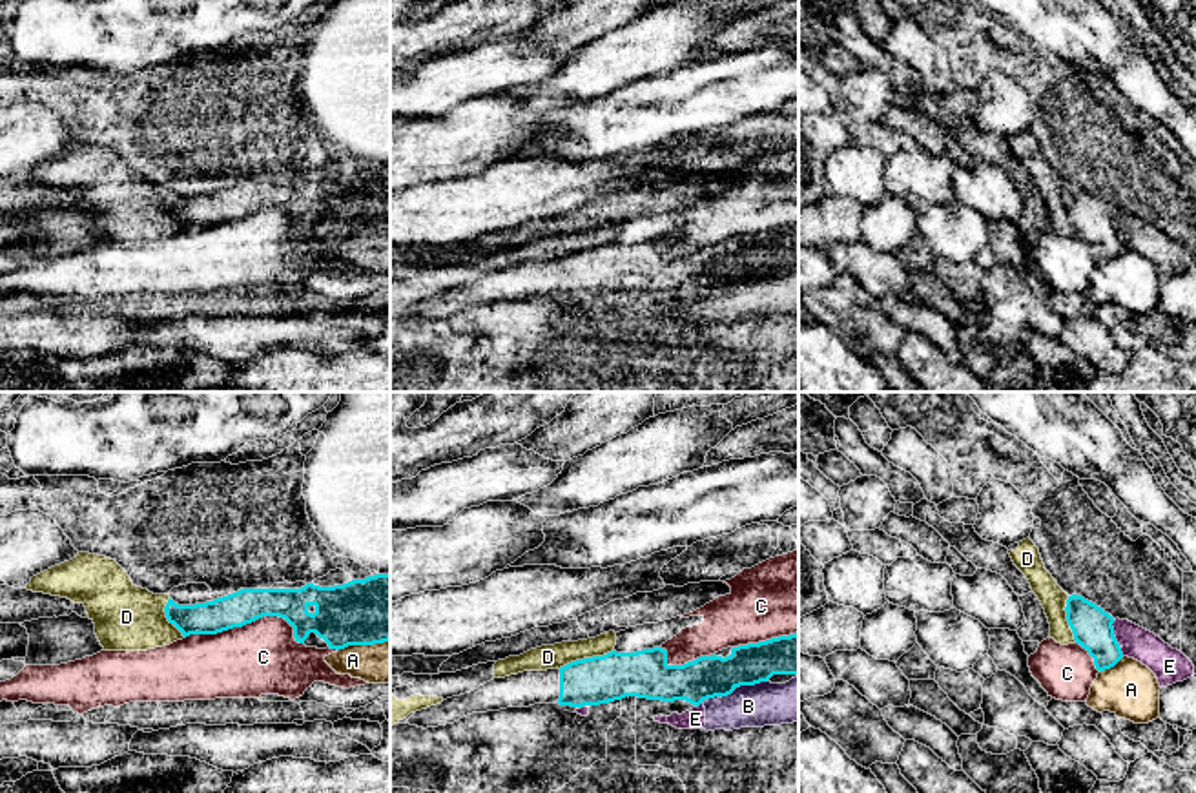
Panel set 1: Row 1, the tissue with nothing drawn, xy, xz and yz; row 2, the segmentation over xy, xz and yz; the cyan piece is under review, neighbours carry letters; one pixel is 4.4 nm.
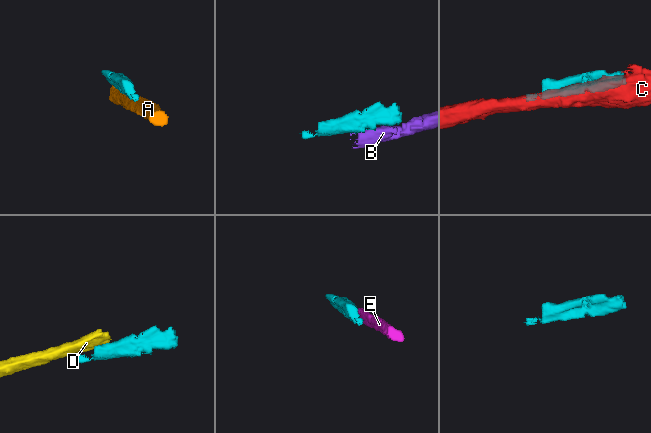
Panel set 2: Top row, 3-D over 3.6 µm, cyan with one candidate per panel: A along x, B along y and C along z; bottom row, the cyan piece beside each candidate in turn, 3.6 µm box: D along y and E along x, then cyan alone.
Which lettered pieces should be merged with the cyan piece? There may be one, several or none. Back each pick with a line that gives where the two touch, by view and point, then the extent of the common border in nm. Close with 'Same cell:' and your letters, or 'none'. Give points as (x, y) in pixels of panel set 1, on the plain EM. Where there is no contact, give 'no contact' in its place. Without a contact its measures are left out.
Same cell: none

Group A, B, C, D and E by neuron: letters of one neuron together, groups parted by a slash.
A / B E / C / D

